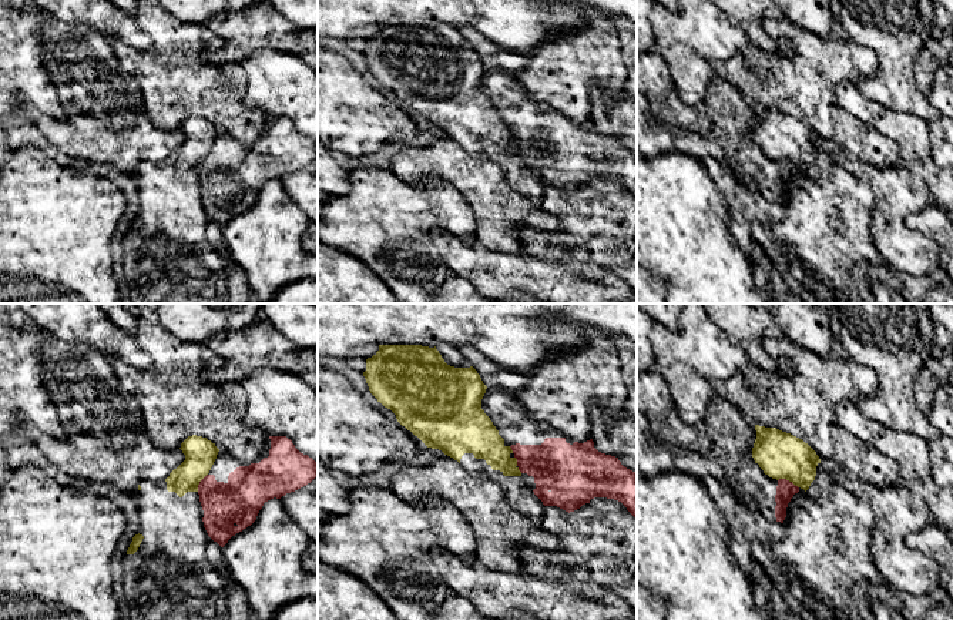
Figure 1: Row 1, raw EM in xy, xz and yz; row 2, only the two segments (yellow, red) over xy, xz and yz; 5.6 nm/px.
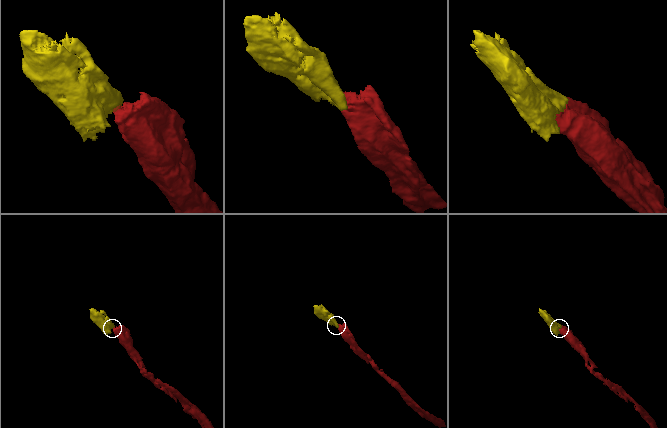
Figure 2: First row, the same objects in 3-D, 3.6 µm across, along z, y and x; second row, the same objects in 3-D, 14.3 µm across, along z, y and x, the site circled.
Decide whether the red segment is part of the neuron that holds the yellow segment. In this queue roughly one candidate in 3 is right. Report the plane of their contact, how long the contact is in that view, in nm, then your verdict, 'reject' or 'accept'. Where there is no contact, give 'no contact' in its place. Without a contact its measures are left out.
yz | 130 nm | reject

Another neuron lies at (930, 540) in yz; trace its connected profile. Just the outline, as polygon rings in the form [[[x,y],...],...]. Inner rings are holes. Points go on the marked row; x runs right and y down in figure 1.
[[[930,523],[906,537],[906,543],[936,562],[940,569],[940,587],[953,599],[953,543],[946,533]]]

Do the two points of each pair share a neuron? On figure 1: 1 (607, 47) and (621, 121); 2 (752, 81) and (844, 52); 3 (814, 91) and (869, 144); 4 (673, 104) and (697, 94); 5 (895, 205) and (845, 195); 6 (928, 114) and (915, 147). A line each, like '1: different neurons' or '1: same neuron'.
1: different neurons
2: same neuron
3: same neuron
4: different neurons
5: different neurons
6: different neurons

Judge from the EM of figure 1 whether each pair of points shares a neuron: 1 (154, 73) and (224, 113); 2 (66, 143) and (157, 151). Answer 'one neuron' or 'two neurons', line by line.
1: one neuron
2: one neuron

